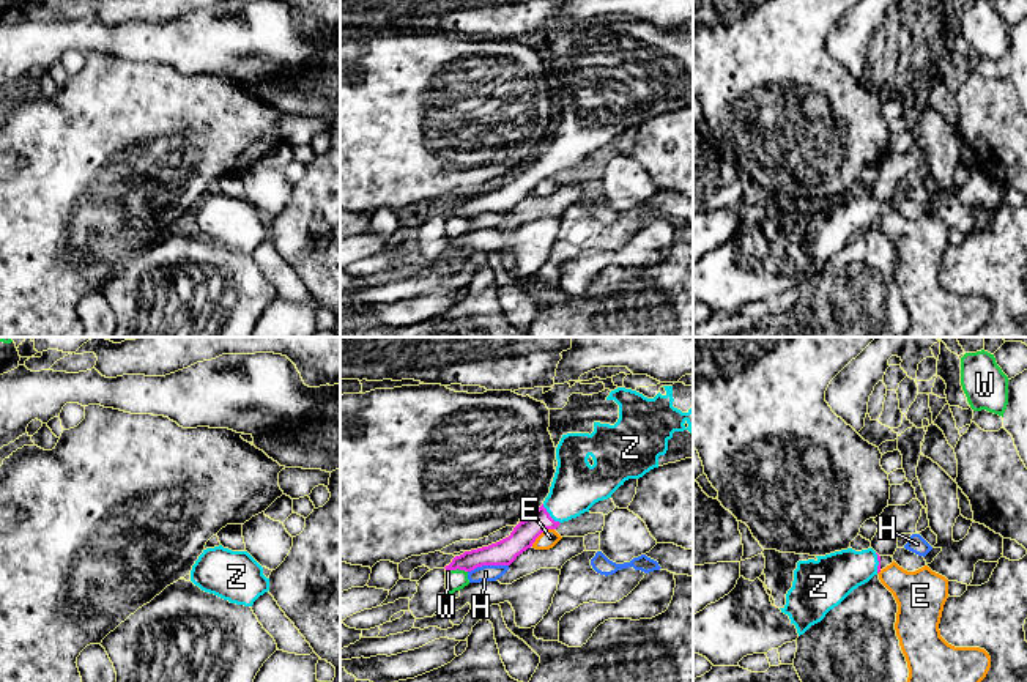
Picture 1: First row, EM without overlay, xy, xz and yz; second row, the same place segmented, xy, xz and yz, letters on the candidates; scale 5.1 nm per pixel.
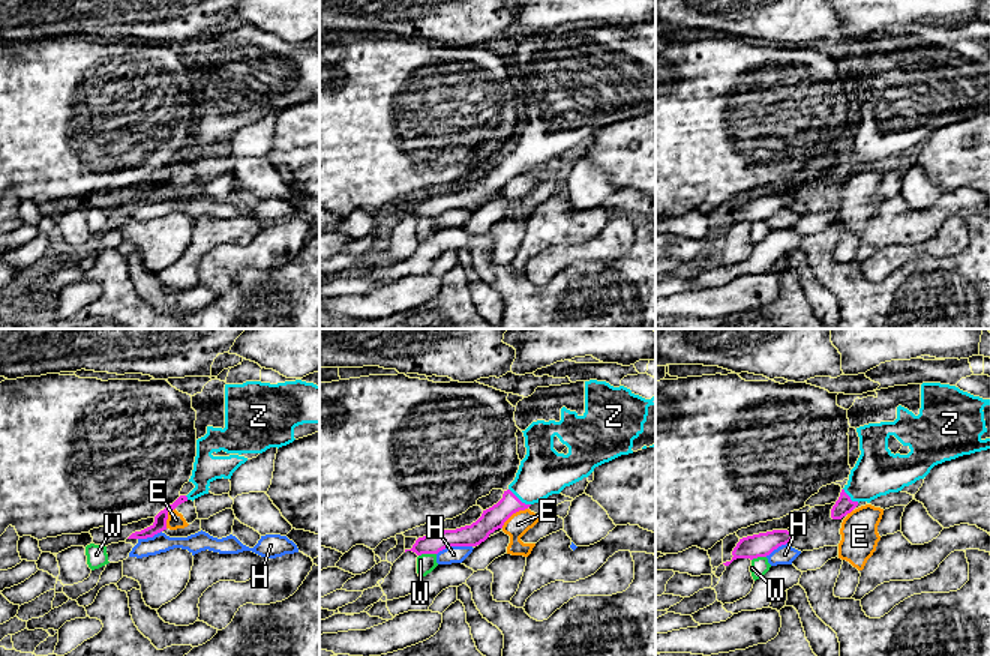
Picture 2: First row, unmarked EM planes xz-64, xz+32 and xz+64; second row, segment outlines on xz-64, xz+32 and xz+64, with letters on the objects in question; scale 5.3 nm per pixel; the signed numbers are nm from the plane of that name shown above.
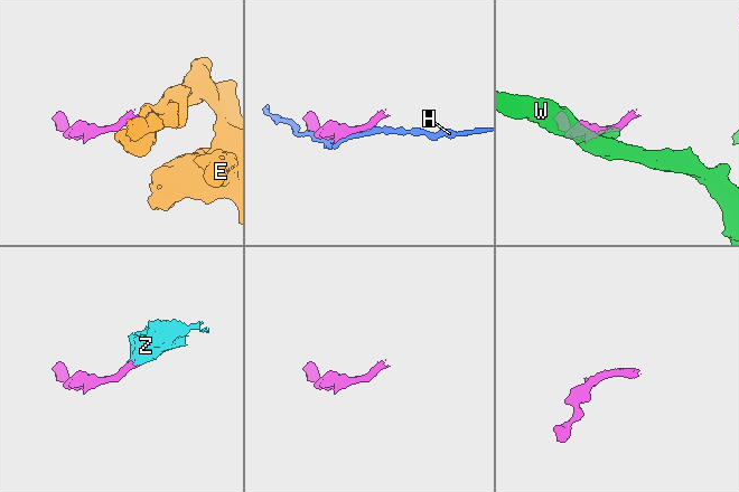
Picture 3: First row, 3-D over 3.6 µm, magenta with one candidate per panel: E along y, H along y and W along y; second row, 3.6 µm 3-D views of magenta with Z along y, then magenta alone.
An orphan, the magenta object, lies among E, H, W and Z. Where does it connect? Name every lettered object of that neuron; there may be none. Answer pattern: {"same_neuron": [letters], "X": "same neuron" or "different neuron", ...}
{"same_neuron": ["Z"], "E": "different neuron", "H": "different neuron", "W": "different neuron", "Z": "same neuron"}

